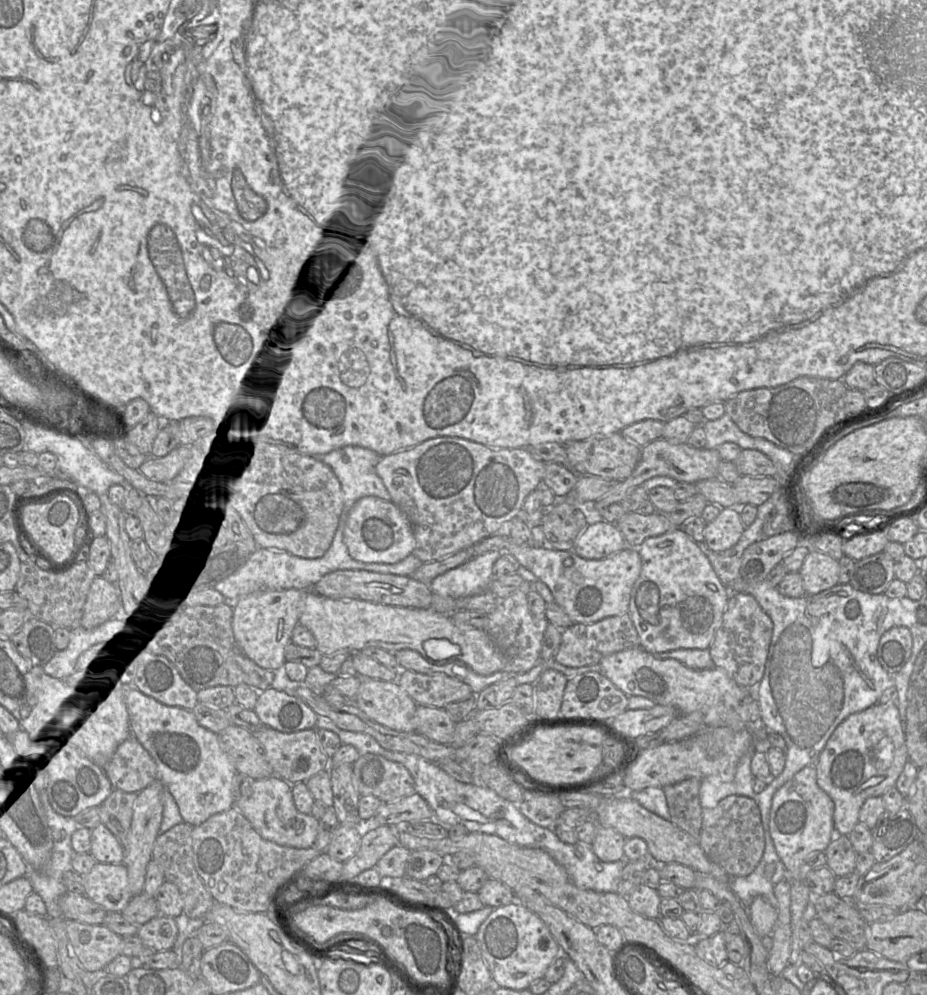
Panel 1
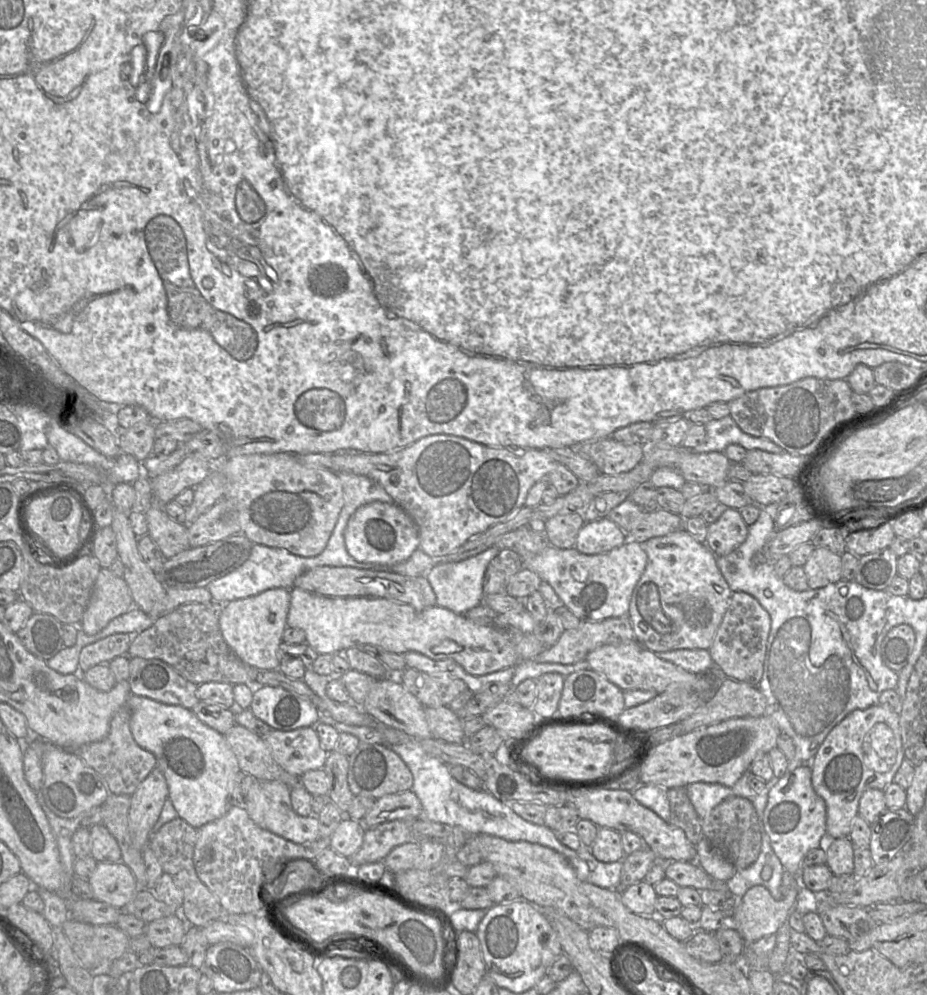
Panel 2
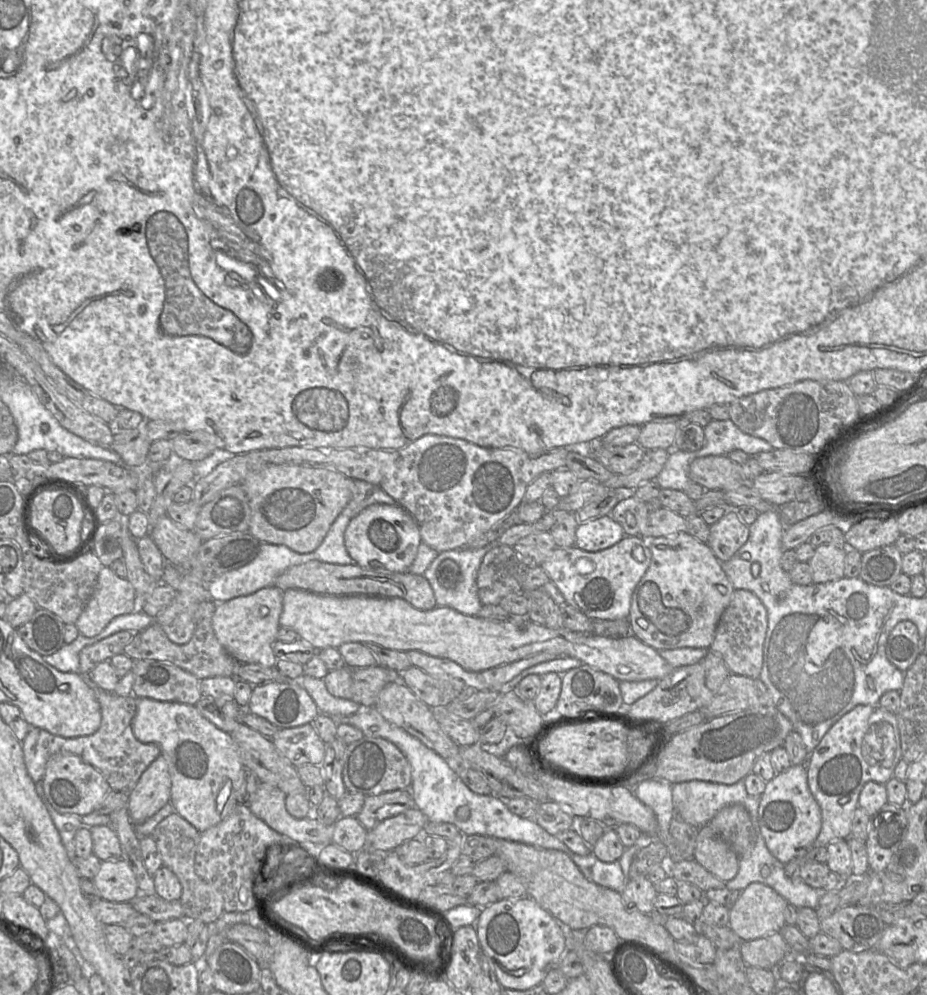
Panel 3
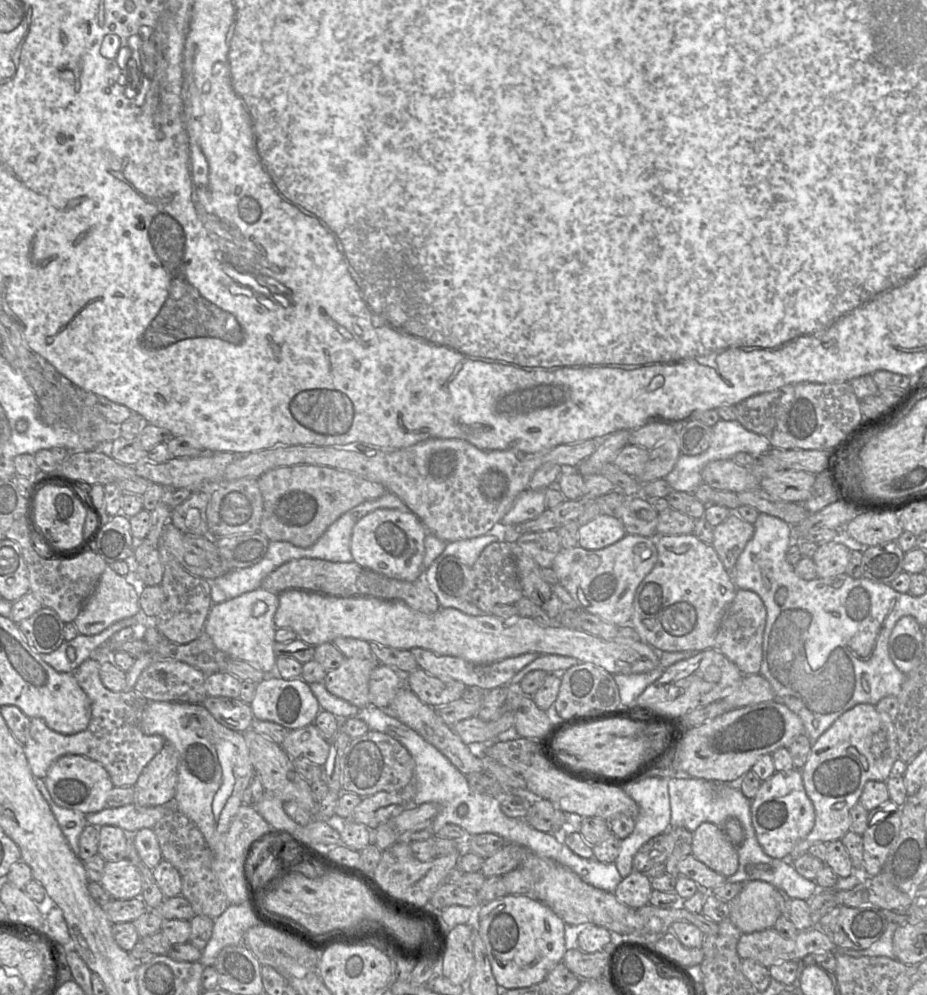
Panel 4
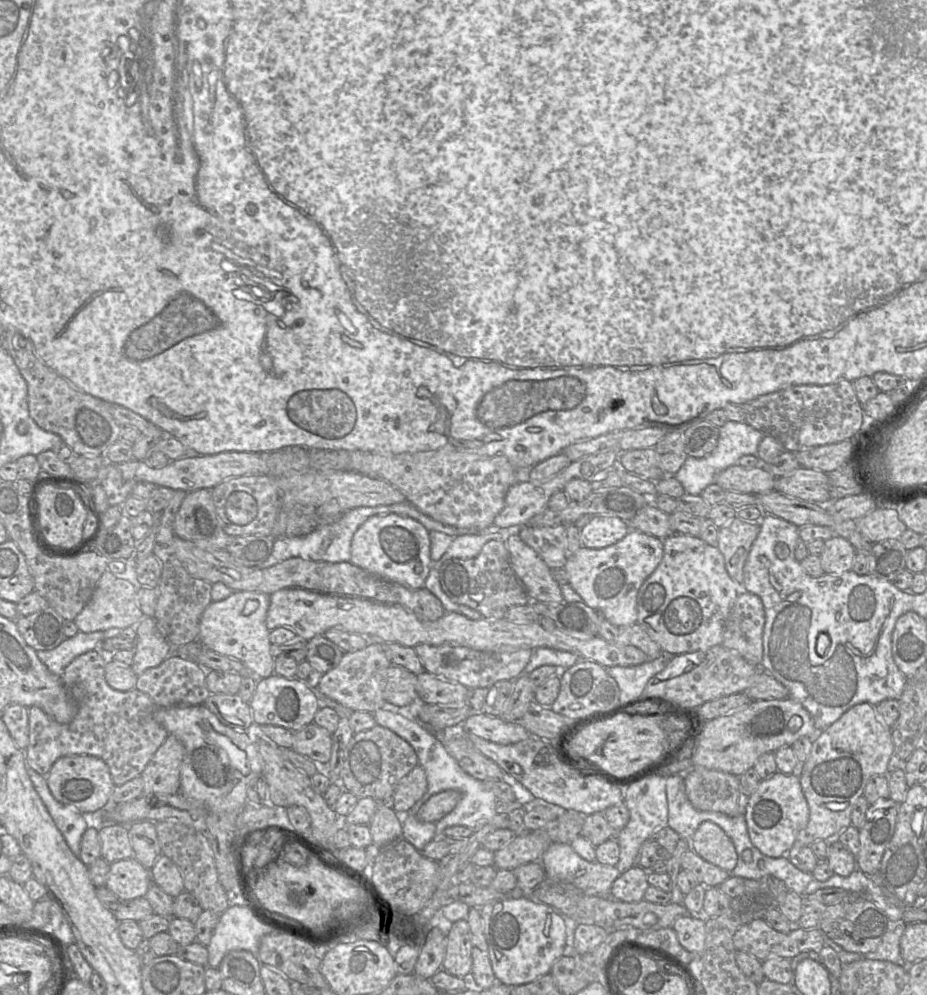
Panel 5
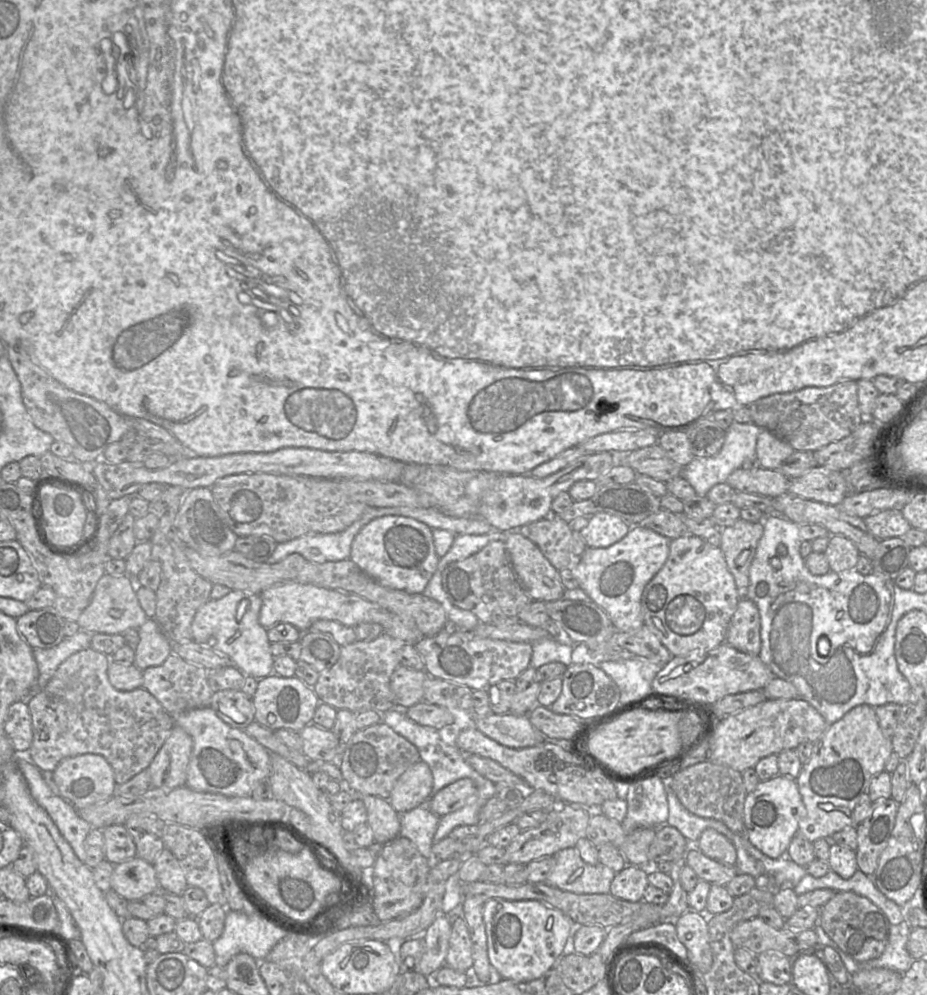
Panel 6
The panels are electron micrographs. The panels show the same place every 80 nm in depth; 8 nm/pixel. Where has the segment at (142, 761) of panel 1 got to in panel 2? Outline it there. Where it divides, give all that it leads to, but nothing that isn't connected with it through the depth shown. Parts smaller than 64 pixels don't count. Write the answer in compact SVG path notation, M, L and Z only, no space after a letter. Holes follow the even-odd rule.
M127 706L121 707L110 722L108 735L99 742L81 746L75 752L105 782L108 791L115 795L131 796L140 783L147 778L157 766L156 757L140 747L130 731L131 711Z

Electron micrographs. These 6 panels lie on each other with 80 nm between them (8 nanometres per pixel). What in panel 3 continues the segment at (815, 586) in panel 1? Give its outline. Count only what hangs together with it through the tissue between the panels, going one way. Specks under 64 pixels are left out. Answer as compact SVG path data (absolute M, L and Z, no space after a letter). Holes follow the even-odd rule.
M821 544L808 562L815 584L838 580L844 577L847 545L837 547L833 544Z

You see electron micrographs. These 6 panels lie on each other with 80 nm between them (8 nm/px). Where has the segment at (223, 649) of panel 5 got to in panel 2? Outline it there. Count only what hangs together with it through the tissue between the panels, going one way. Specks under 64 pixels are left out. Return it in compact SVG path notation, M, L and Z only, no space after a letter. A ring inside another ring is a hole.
M285 588L268 589L224 604L219 618L224 640L239 659L258 671L278 669L278 647L283 642L289 606L290 589Z

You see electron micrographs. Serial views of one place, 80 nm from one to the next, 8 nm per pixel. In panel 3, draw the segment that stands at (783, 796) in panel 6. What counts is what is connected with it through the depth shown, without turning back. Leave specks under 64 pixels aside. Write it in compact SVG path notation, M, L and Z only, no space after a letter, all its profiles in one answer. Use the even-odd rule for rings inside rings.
M805 764L791 765L768 781L760 796L758 821L765 844L784 865L803 848L812 848L821 830L821 809L809 790Z

